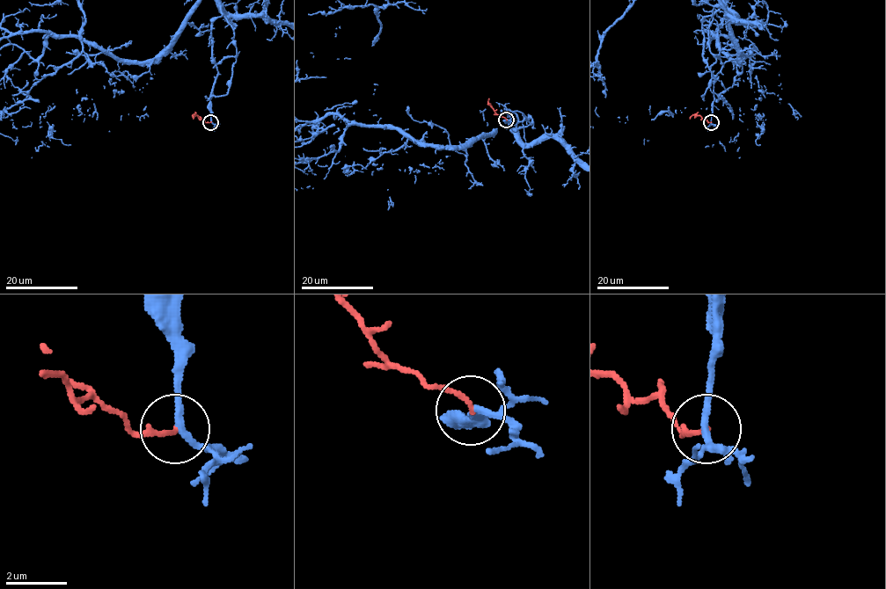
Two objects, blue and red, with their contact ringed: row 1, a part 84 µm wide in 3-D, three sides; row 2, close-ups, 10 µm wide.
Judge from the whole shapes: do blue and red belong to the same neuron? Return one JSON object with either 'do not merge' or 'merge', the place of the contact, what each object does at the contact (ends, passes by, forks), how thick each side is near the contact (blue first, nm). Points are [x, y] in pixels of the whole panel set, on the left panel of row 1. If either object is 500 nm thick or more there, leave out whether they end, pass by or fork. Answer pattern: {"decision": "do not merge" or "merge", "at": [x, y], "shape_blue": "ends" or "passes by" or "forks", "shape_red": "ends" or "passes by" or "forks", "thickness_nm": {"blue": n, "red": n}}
{"decision": "do not merge", "at": [210, 122], "shape_blue": "forks", "shape_red": "ends", "thickness_nm": {"blue": 180, "red": 160}}

